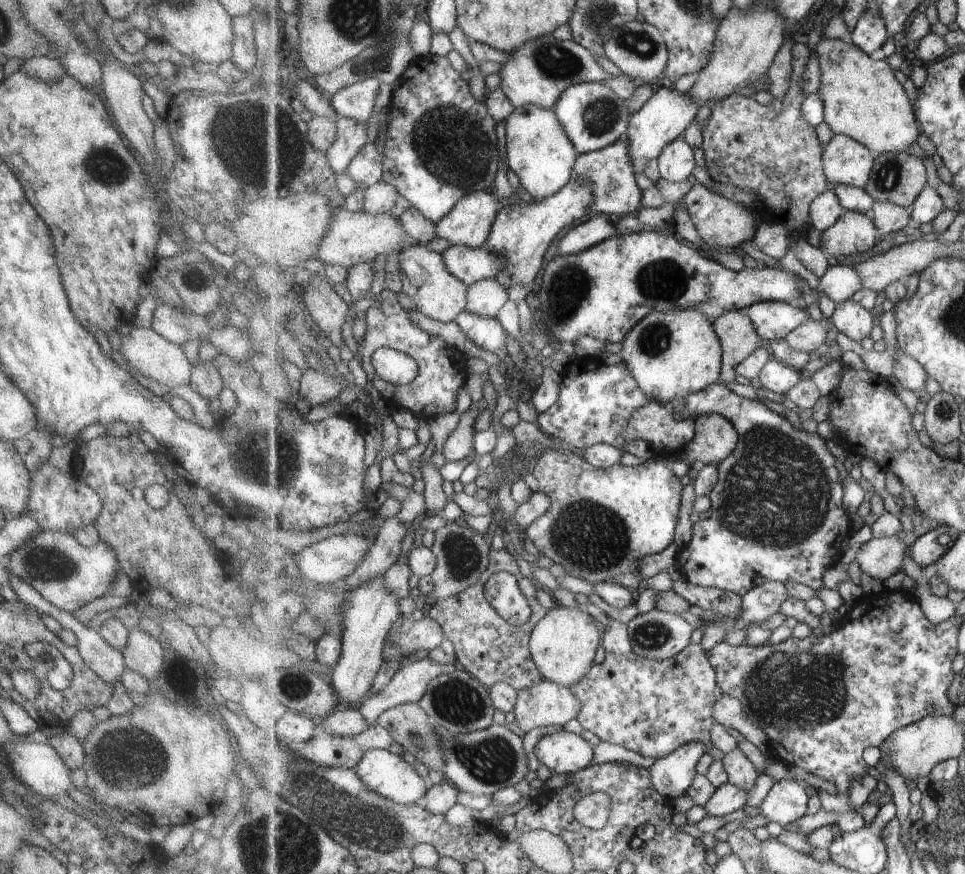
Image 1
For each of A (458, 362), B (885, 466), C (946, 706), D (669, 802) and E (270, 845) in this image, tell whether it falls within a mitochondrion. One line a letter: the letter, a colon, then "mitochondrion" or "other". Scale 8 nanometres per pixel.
A: other
B: other
C: other
D: other
E: mitochondrion

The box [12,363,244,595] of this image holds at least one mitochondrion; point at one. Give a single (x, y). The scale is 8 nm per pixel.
(43, 562)

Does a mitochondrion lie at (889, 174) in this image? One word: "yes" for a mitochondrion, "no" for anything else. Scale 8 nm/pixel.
yes

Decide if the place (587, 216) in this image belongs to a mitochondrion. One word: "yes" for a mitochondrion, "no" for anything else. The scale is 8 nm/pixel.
no

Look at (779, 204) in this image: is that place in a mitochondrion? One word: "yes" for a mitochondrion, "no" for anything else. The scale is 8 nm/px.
yes

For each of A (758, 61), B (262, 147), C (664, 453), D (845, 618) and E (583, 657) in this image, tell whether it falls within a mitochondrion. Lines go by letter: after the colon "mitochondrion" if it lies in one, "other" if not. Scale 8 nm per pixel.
A: other
B: mitochondrion
C: other
D: other
E: other

